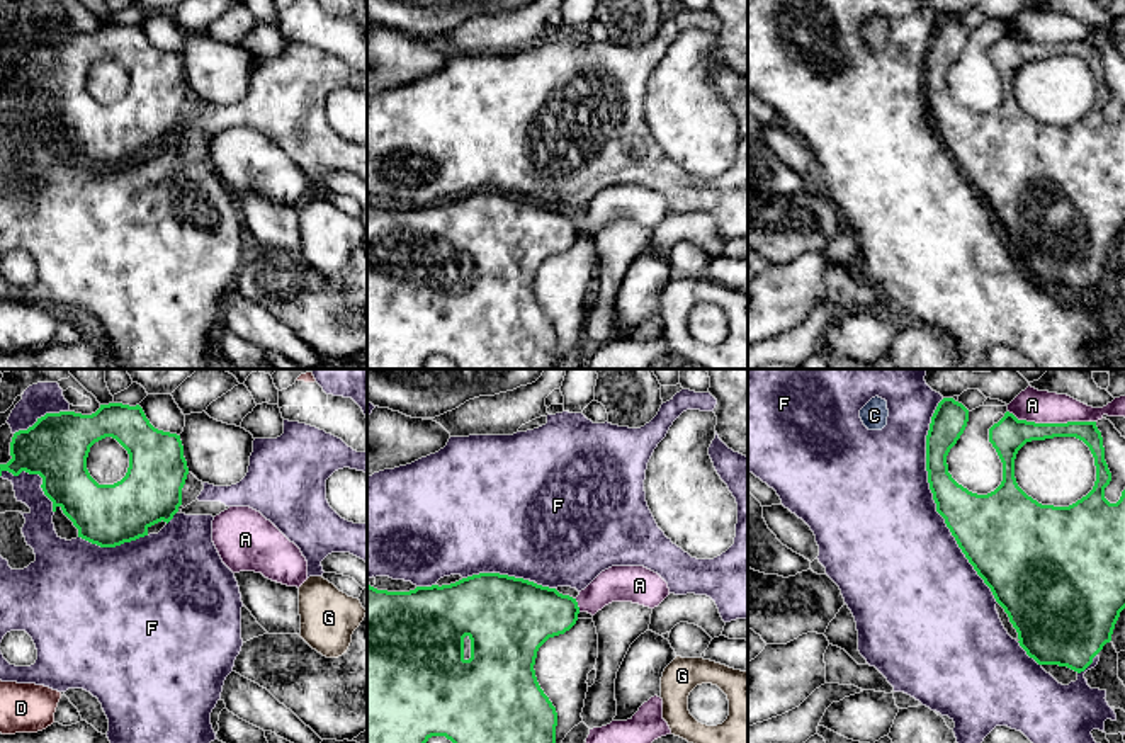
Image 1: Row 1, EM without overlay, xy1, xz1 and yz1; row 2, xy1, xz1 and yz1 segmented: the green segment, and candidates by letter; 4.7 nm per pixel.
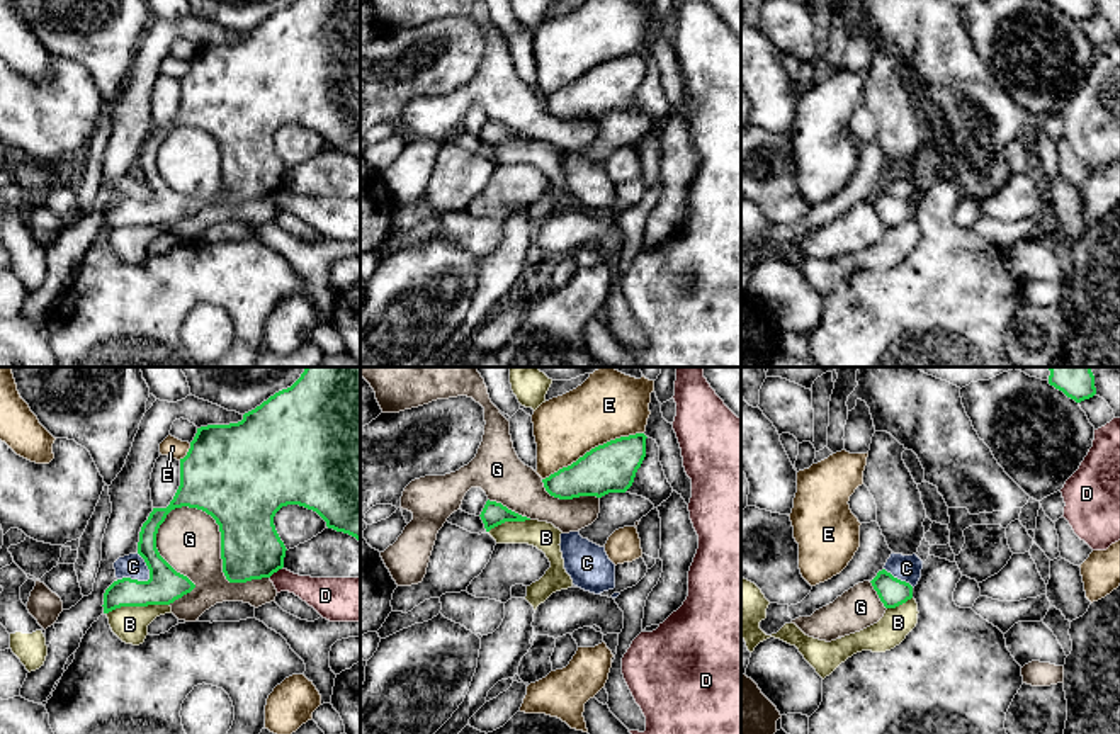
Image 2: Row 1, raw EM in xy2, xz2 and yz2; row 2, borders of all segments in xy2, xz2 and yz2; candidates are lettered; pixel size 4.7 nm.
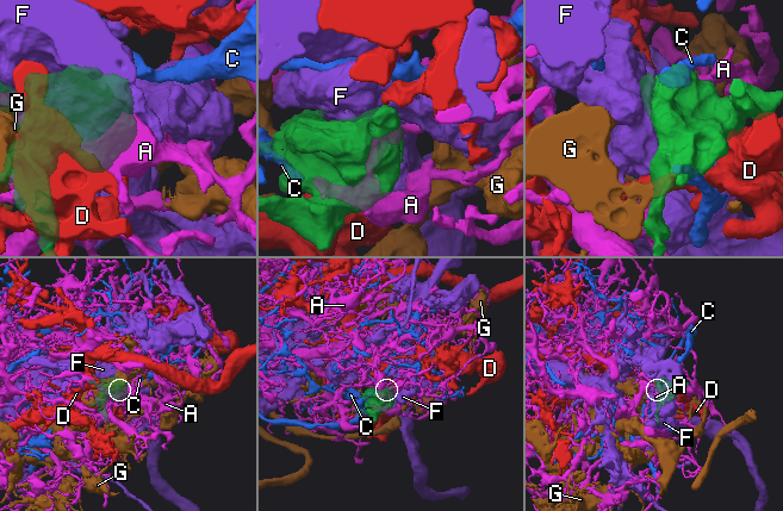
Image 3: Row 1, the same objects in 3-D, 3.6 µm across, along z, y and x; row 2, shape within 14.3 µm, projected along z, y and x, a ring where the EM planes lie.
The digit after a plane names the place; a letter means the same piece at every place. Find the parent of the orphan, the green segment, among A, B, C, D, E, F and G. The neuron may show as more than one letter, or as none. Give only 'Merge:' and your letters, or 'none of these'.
Merge: F

